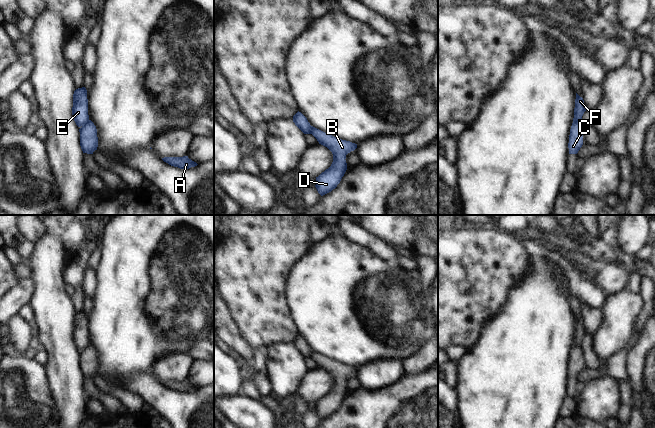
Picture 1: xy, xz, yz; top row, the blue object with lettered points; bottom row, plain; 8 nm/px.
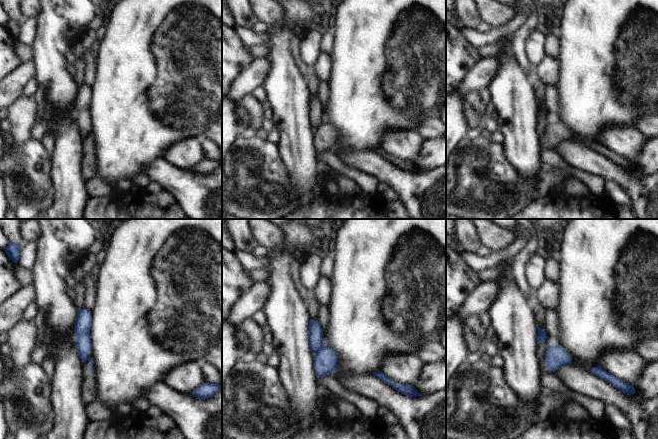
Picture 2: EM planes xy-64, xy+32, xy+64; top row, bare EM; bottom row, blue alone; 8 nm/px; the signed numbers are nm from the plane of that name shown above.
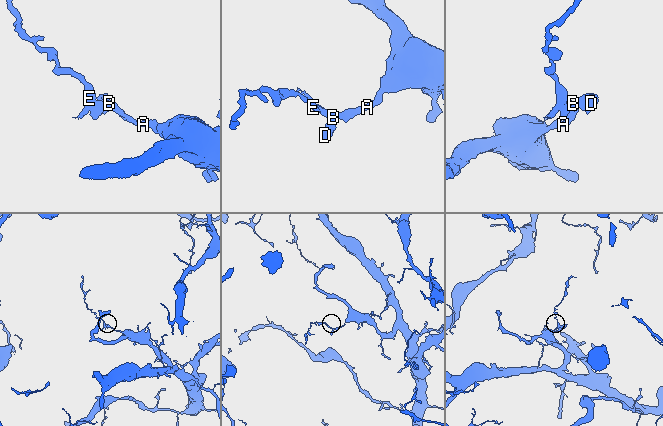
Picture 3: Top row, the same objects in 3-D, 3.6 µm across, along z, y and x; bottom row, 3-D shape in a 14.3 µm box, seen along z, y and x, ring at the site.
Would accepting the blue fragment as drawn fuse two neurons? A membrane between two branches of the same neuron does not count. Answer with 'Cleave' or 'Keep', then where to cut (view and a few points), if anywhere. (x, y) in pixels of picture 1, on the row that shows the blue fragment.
Cleave. Split along xy (88, 119), (82, 126).

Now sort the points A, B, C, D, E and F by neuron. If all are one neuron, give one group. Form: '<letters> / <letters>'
A B C D / E F

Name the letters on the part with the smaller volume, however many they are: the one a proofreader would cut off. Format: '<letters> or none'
E, F

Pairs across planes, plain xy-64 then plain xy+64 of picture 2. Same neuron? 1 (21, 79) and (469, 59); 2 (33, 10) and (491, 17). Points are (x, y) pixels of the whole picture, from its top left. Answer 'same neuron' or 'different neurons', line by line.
1: different neurons
2: same neuron

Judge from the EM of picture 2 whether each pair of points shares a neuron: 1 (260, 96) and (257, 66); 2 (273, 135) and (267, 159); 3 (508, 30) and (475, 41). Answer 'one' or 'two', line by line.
1: two
2: two
3: one

